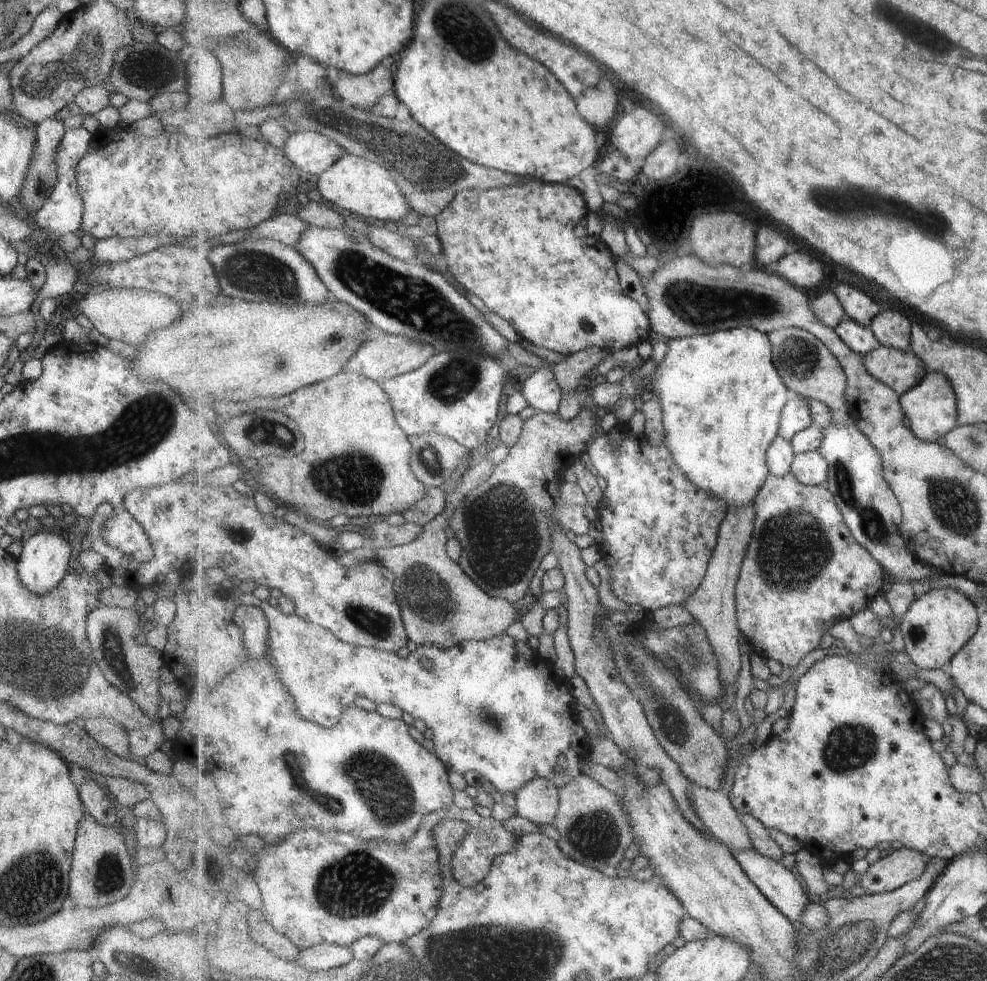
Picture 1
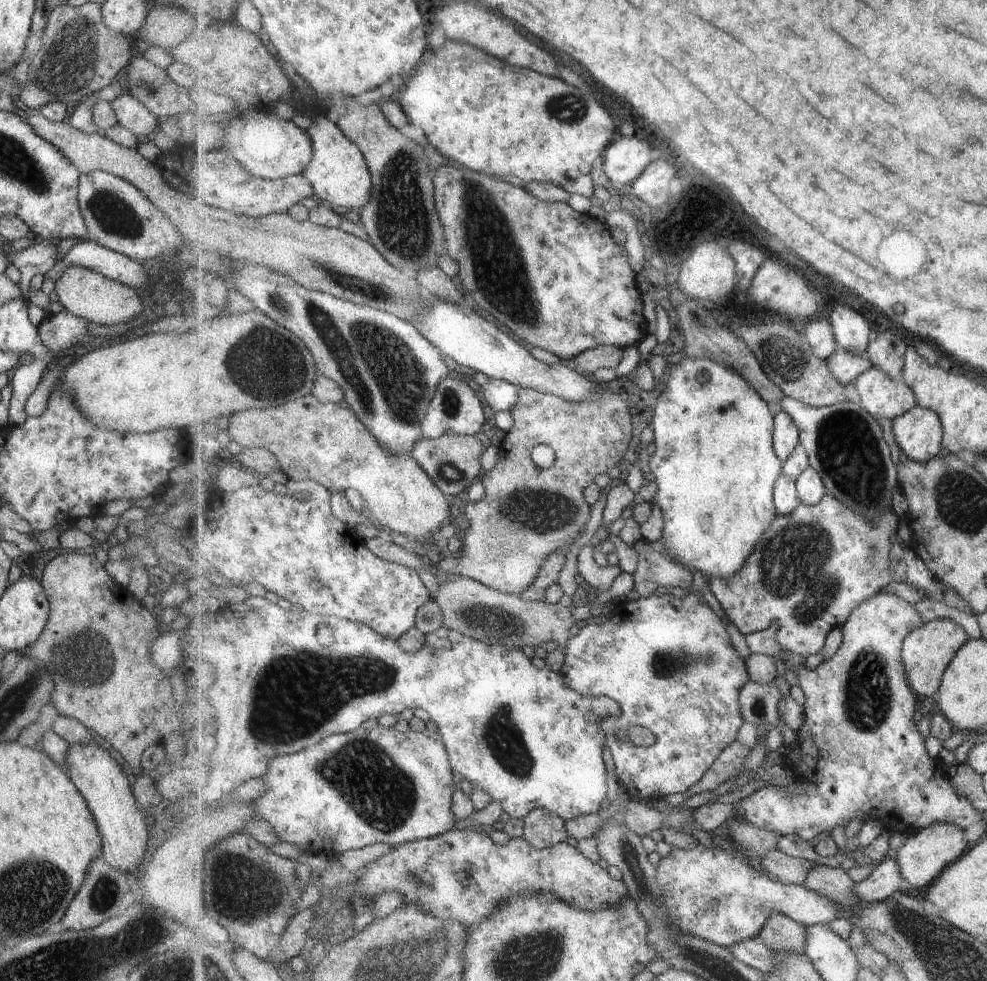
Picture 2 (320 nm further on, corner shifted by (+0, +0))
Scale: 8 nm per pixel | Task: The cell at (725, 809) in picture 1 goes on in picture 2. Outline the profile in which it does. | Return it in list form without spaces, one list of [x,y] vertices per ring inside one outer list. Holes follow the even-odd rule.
[[[777,850],[769,852],[769,854],[760,861],[760,864],[762,865],[762,870],[775,881],[800,886],[807,884],[809,872],[811,872],[813,866],[816,866],[816,864],[809,862],[809,860],[792,858]]]

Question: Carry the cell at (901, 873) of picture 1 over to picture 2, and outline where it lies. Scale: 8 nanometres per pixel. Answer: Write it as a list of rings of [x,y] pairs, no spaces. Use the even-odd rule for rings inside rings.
[[[937,822],[933,826],[921,829],[915,835],[907,836],[903,846],[898,849],[895,860],[899,864],[906,887],[925,892],[941,876],[941,872],[947,869],[947,866],[953,865],[970,848],[965,830],[961,830],[955,824]]]

